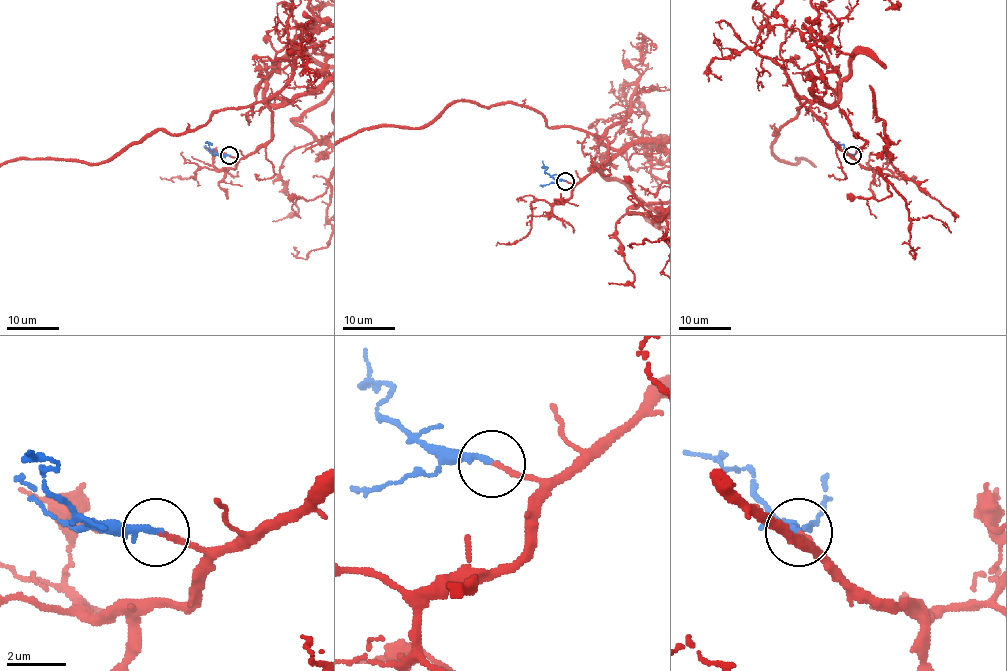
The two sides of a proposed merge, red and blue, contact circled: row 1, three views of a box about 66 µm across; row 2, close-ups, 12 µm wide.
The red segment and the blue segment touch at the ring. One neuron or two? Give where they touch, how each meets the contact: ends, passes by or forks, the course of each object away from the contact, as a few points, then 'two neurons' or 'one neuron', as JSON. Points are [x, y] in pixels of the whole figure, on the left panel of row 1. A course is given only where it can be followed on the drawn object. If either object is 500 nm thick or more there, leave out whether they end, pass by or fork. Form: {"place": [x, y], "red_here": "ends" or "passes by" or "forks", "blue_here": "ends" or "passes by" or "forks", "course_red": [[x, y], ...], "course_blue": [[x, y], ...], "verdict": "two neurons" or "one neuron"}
{"place": [229, 155], "red_here": "ends", "blue_here": "ends", "course_red": [[228, 156], [270, 139], [261, 102], [104, 161]], "course_blue": [[228, 156], [217, 154], [206, 141]], "verdict": "one neuron"}

